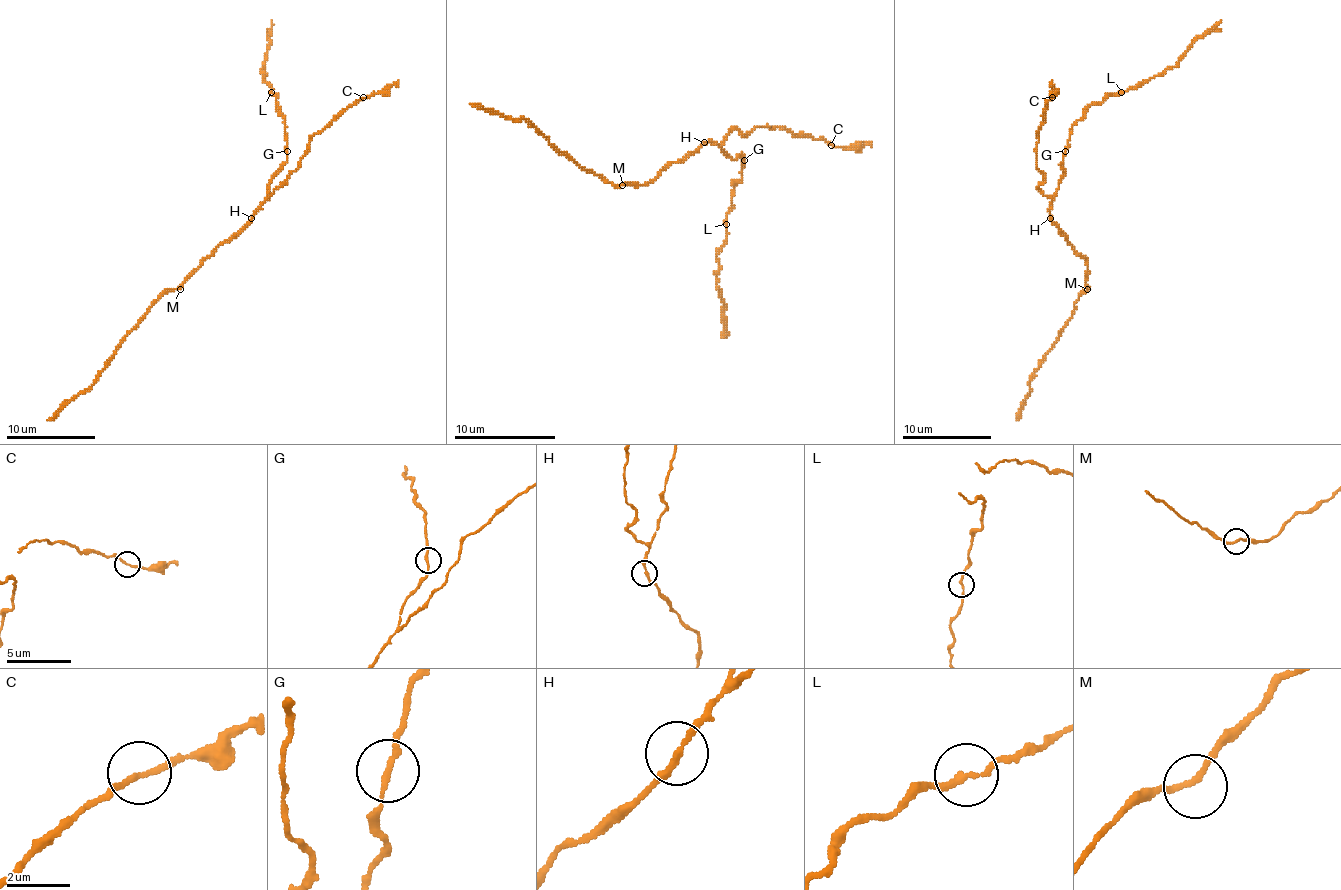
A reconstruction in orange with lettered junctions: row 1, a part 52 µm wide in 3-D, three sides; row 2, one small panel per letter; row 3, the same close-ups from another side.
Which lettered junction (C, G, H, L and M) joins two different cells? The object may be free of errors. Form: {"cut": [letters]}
{"cut": []}

